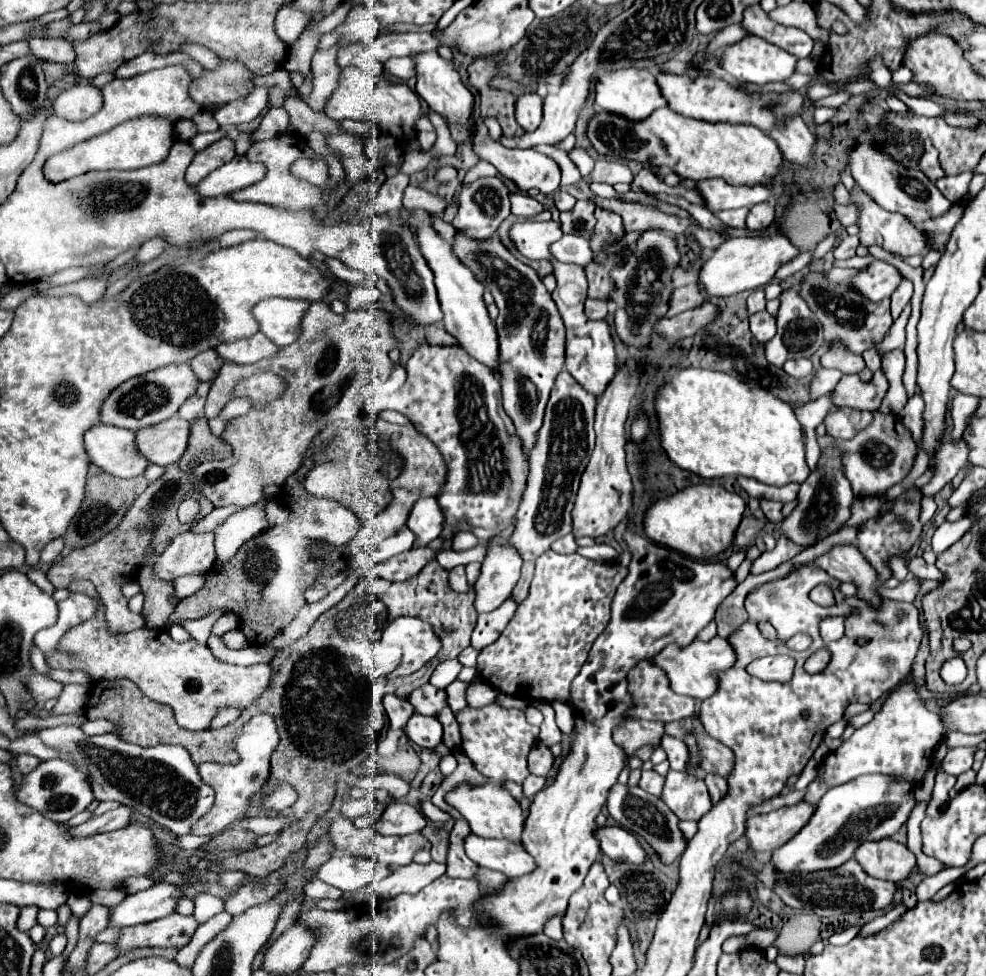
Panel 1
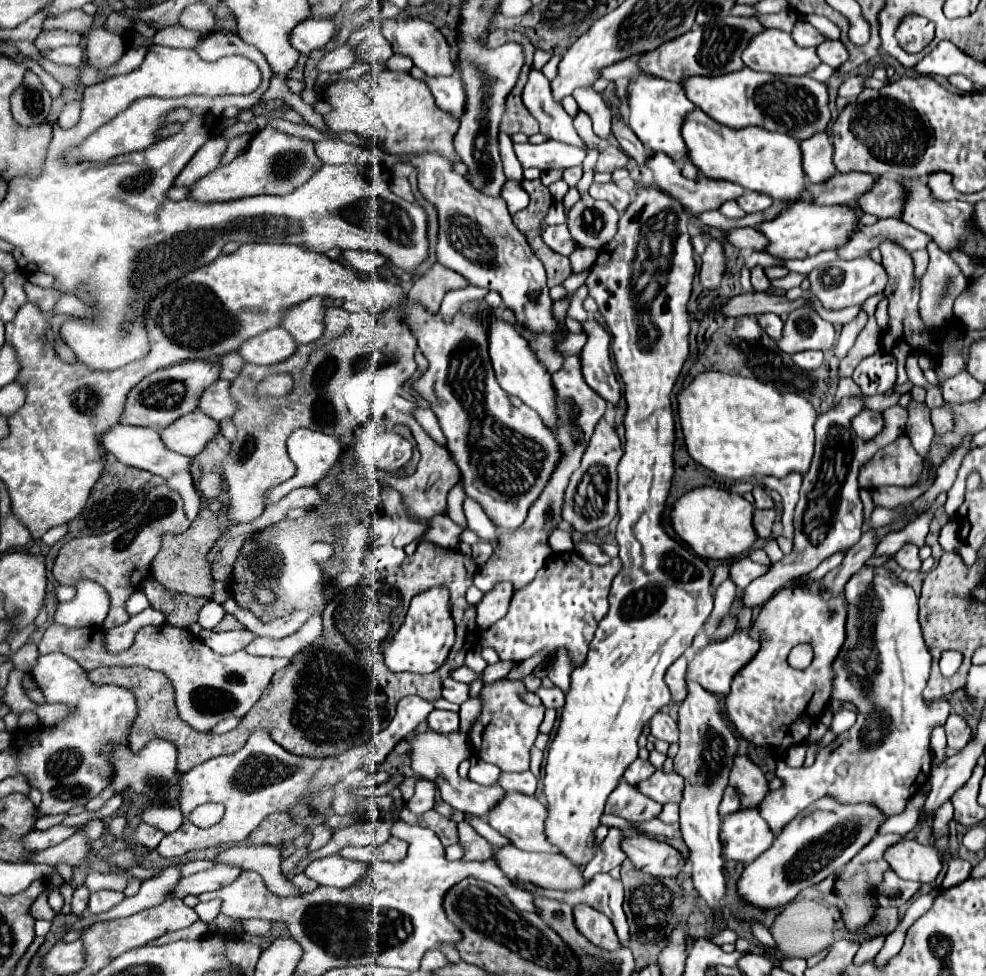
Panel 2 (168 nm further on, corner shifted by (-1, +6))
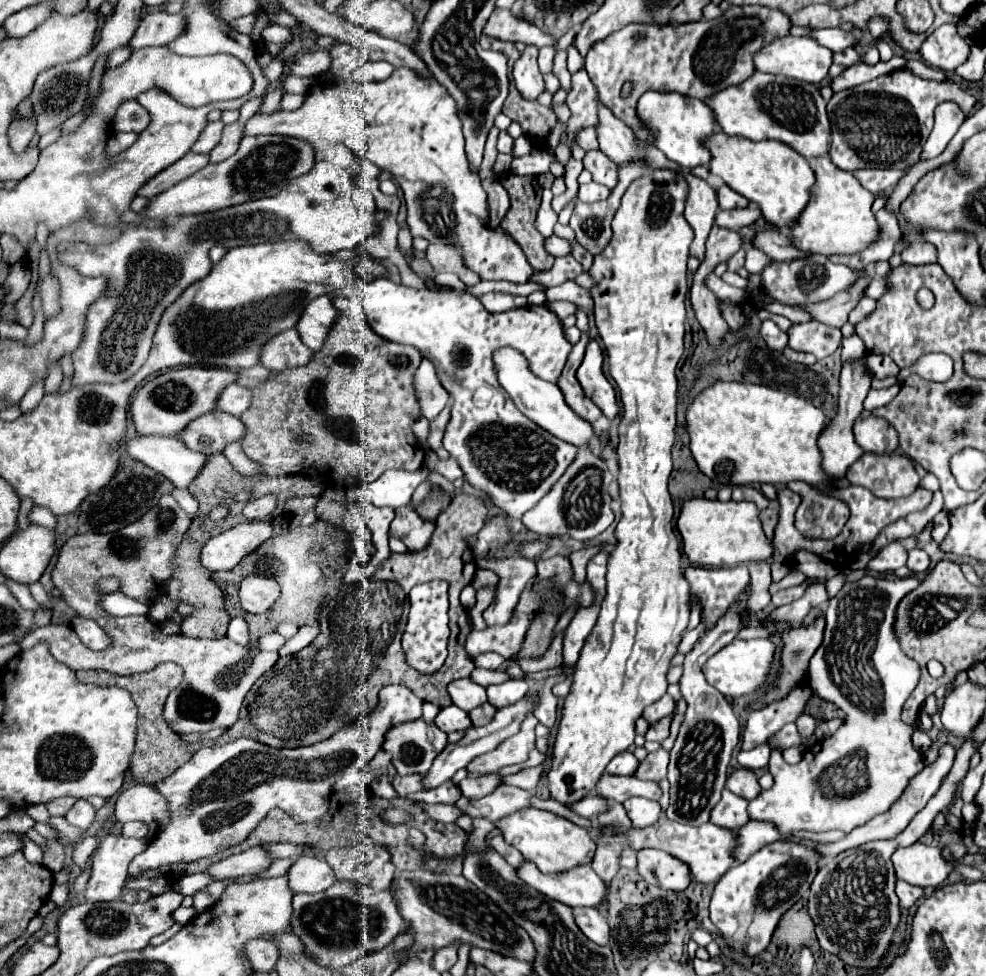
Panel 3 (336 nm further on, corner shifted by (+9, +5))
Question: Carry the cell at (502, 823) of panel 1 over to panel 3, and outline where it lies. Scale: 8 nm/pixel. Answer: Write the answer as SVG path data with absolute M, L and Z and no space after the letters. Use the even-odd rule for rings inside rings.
M530 806L514 814L508 814L494 826L502 832L508 844L522 852L522 856L534 862L542 872L562 872L580 864L588 864L596 852L596 842L586 828L580 828L574 822L548 810L538 810Z

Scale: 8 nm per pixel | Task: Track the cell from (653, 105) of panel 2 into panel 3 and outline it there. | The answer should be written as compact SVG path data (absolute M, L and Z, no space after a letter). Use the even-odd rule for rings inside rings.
M650 90L638 100L638 120L652 134L654 146L666 154L668 160L680 164L684 170L692 170L700 164L708 164L710 154L704 148L704 138L714 132L714 116L702 100L678 94Z

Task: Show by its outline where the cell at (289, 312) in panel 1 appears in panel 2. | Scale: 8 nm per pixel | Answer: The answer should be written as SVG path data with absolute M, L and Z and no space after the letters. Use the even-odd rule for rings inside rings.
M312 297L288 309L282 317L282 327L292 333L298 345L314 343L324 333L324 299Z

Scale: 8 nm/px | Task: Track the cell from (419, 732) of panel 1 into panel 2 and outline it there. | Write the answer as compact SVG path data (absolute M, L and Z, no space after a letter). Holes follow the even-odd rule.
M434 709L434 711L428 715L428 723L430 723L430 729L432 729L432 731L452 733L452 731L458 731L460 717L458 717L458 713L454 713L454 711Z

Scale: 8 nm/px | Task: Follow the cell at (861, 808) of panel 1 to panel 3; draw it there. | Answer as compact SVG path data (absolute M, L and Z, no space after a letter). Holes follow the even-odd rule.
M792 838L792 840L776 840L768 844L766 848L760 848L746 862L734 864L718 880L714 894L712 894L712 902L710 902L710 920L722 934L724 942L738 952L746 952L748 956L758 956L762 950L766 950L782 912L786 912L796 900L802 898L806 890L810 890L810 884L820 868L820 862L822 862L822 856L820 852L816 852L816 842Z

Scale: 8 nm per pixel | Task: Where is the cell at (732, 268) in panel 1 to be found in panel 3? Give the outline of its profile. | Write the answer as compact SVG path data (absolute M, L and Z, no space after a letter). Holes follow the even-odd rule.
M828 156L810 160L810 168L816 174L816 182L810 190L810 200L800 212L796 222L790 226L790 242L794 248L810 254L850 254L860 252L866 244L878 236L878 226L870 210L874 194L858 184L852 172L836 168Z

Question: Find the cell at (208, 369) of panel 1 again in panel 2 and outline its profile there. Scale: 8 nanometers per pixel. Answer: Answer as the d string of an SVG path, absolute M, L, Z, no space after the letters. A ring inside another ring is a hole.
M232 353L232 355L226 355L226 357L220 357L220 365L222 365L222 377L232 381L236 379L236 375L240 375L242 367L244 367L244 357L240 357L238 353Z

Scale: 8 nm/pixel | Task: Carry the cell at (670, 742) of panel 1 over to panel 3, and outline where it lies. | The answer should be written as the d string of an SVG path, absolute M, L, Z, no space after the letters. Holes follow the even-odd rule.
M666 694L666 696L662 696L662 700L650 704L650 708L646 708L646 712L644 712L642 716L644 716L650 724L654 724L654 722L662 720L664 716L668 716L672 710L674 710L674 702L672 702L672 698Z

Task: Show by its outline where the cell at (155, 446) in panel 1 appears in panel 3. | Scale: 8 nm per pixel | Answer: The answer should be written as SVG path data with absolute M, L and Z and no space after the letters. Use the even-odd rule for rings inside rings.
M208 412L192 420L176 438L190 450L210 456L210 452L222 452L228 442L240 440L244 436L244 424L240 418L224 412Z

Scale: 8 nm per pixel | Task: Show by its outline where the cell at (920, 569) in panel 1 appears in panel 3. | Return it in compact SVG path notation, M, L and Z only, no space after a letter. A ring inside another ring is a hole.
M896 540L896 542L888 544L886 548L882 548L880 554L868 564L868 568L872 572L878 572L878 574L882 574L886 570L892 570L894 572L896 568L904 566L906 560L908 560L908 552L906 552L904 544L900 540Z

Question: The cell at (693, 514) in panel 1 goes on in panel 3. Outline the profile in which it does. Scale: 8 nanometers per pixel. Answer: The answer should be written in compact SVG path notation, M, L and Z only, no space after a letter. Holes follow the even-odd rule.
M692 498L682 504L676 526L684 542L684 552L694 564L728 568L744 562L768 560L768 556L772 556L774 552L774 548L766 544L766 536L762 532L758 508L754 502L720 502L708 498Z

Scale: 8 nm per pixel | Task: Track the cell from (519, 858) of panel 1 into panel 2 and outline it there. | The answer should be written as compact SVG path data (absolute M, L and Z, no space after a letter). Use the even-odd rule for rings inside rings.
M502 847L494 851L494 857L498 861L498 865L504 869L504 873L510 879L520 879L520 881L528 881L536 887L542 889L560 889L560 891L572 891L572 889L580 889L586 885L586 879L582 877L582 867L578 867L576 863L572 863L568 857L564 855L552 855L552 853L528 853L528 851L520 851L518 847Z

